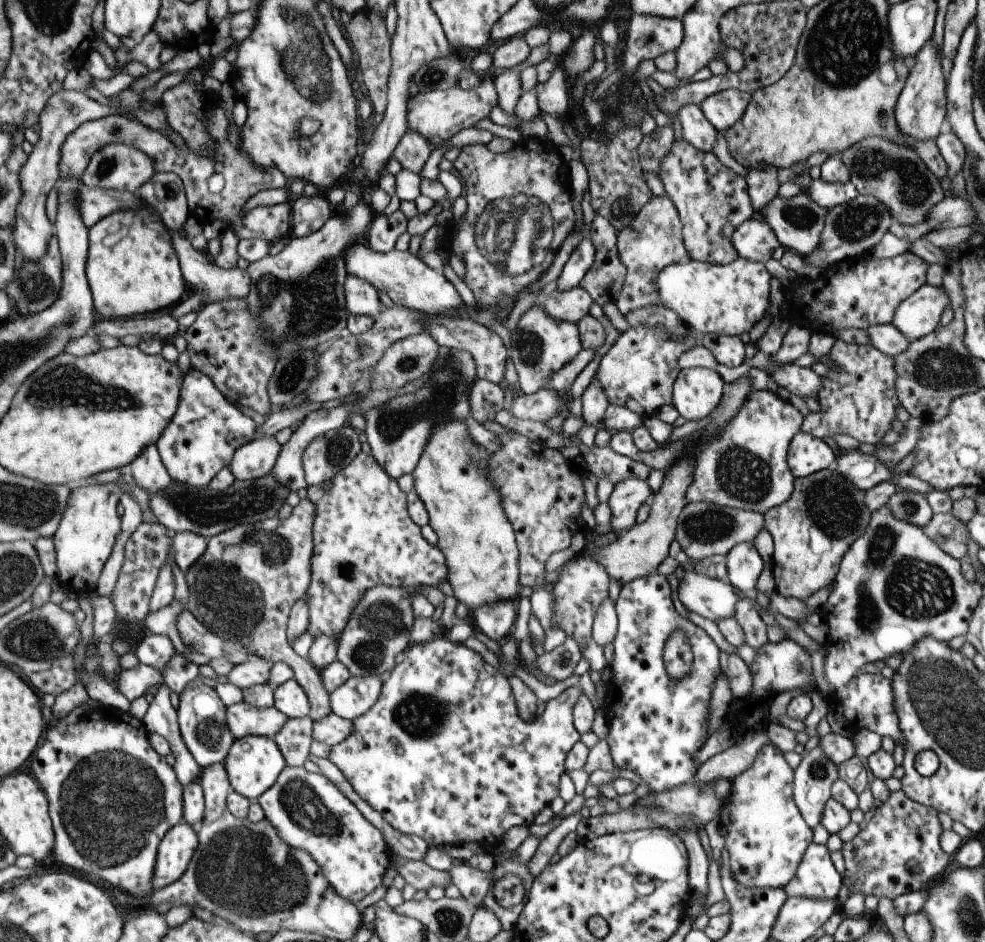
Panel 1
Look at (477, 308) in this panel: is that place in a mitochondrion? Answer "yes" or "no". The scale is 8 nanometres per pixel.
no

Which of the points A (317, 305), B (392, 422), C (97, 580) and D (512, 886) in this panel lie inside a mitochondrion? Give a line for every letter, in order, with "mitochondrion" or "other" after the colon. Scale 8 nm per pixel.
A: mitochondrion
B: mitochondrion
C: other
D: mitochondrion

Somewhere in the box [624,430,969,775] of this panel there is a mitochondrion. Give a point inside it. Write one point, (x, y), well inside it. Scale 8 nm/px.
(918, 589)

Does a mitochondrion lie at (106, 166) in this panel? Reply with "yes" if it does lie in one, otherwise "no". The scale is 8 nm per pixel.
yes

